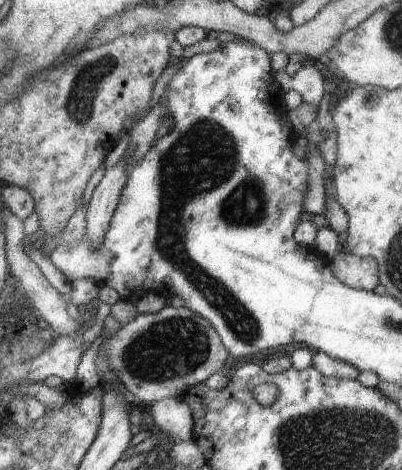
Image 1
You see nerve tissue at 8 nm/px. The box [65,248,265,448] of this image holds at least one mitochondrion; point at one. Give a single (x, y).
(177, 345)

